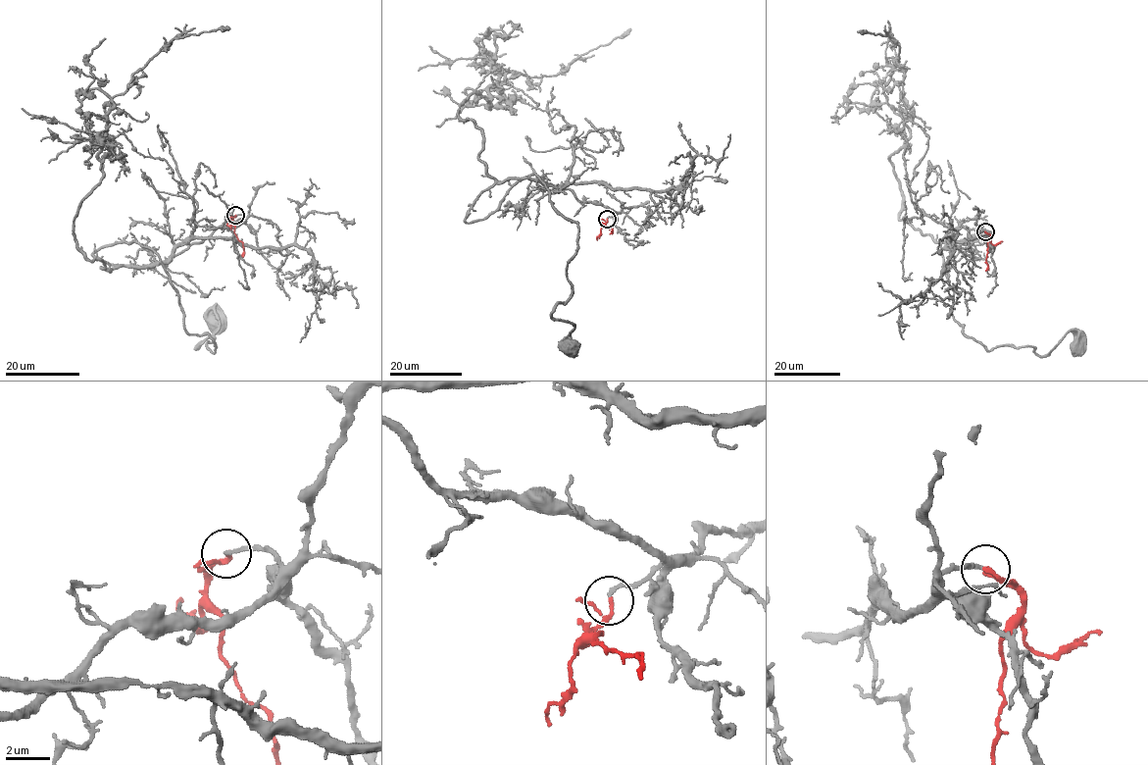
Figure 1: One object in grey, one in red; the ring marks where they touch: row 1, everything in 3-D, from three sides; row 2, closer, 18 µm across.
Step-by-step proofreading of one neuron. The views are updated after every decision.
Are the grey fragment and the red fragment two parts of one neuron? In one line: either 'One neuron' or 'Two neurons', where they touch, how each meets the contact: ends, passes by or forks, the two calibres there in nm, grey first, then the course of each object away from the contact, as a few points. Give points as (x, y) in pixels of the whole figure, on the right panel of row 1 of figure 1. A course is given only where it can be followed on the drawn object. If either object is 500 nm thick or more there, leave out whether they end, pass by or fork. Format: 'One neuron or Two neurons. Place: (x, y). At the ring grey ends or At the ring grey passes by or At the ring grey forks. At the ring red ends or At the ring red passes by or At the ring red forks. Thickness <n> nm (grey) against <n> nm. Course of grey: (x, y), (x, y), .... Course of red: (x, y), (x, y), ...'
One neuron. Place: (985, 231). At the ring grey ends. At the ring red passes by. Thickness 170 nm (grey) against 120 nm. Course of grey: (984, 231), (941, 240), (962, 331), (988, 350), (1046, 355), (1069, 331), (1075, 347). Course of red: (984, 231), (990, 234), (985, 271)

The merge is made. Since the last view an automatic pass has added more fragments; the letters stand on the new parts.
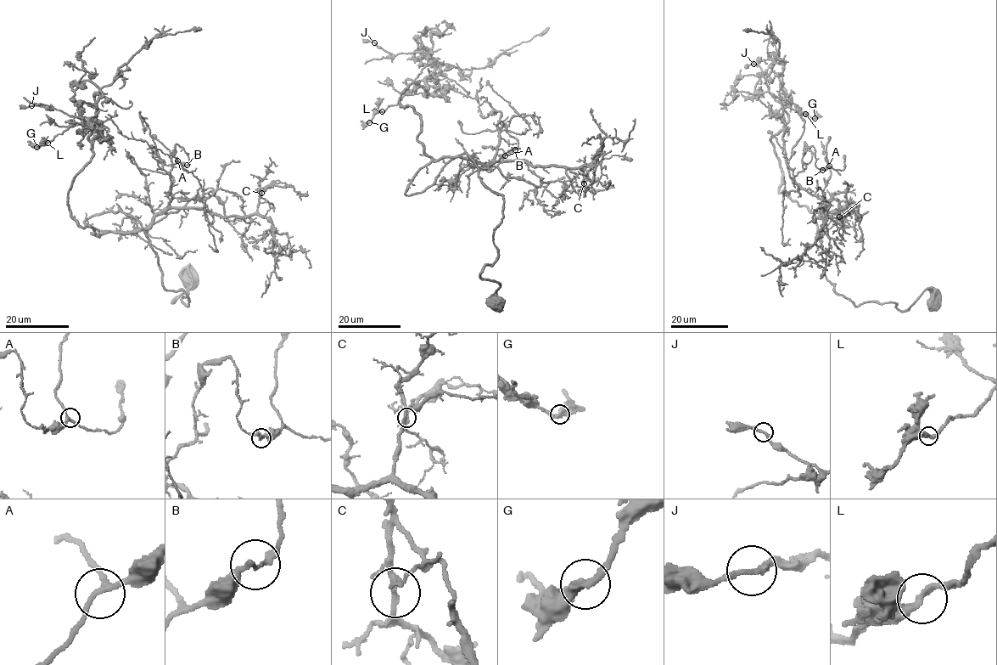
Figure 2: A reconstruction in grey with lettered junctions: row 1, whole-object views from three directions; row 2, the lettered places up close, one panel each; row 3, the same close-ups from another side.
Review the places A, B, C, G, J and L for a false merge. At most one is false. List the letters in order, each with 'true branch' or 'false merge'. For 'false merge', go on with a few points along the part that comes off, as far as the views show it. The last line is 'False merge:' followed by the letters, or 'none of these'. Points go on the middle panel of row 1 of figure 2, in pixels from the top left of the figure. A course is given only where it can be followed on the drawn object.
A: true branch
B: false merge; foreign part runs (515, 149), (490, 171), (478, 167)
C: true branch
G: true branch
J: true branch
L: true branch
False merge: B

